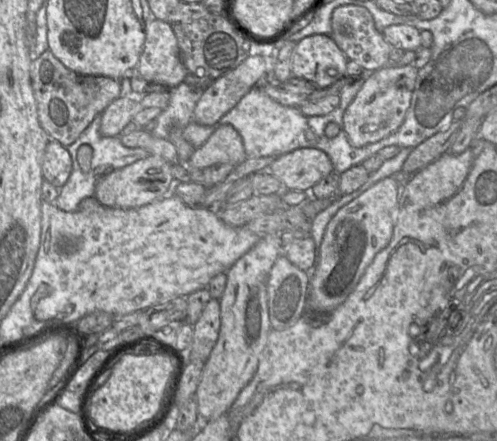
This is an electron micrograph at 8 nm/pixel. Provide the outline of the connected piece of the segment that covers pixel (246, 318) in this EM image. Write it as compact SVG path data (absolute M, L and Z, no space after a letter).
M280 234L261 237L260 241L226 272L226 287L220 298L219 337L204 364L195 393L201 422L211 421L224 414L257 371L260 355L271 330L268 313L268 277L281 254L284 254L284 248Z

